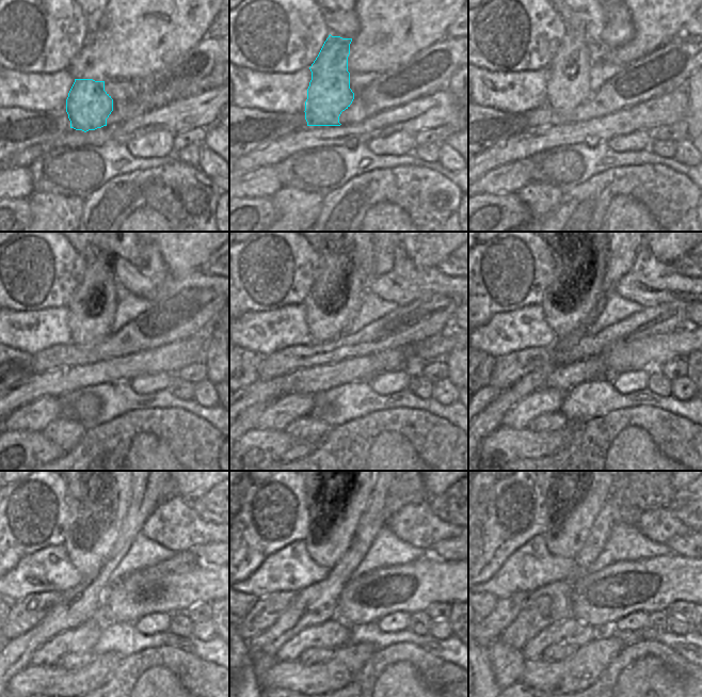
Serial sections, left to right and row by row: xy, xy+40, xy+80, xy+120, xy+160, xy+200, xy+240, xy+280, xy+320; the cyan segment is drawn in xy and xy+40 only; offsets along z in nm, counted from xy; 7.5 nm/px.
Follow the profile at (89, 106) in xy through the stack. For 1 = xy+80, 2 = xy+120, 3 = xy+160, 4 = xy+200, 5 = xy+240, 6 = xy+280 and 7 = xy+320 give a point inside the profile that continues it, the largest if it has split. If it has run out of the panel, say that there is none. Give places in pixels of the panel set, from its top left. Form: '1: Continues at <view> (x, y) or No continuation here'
1: Continues at xy+80 (568, 85)
2: Continues at xy+120 (91, 310)
3: Continues at xy+160 (335, 299)
4: Continues at xy+200 (576, 297)
5: Continues at xy+240 (91, 538)
6: Continues at xy+280 (332, 527)
7: Continues at xy+320 (569, 527).

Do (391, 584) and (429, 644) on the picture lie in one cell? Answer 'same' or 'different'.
different

